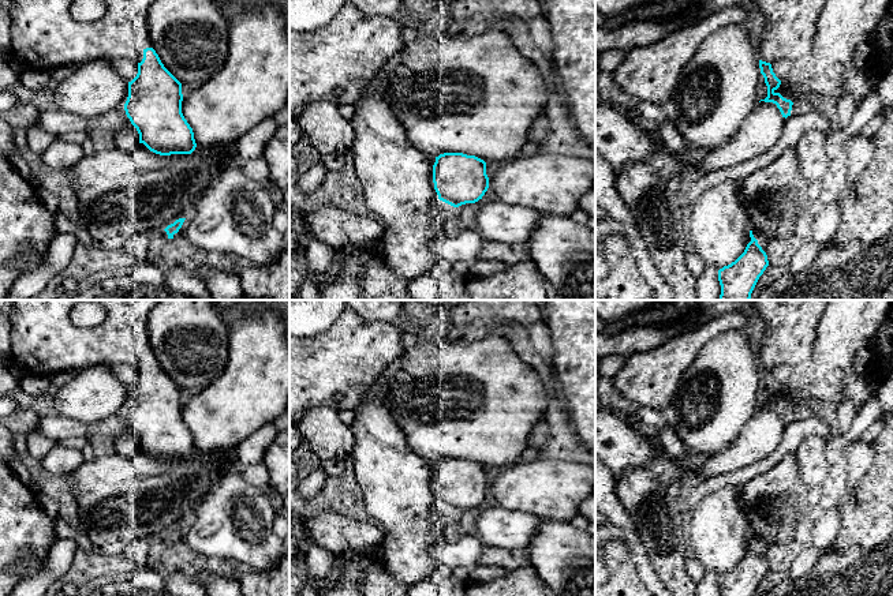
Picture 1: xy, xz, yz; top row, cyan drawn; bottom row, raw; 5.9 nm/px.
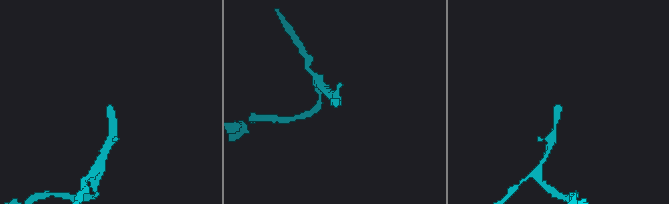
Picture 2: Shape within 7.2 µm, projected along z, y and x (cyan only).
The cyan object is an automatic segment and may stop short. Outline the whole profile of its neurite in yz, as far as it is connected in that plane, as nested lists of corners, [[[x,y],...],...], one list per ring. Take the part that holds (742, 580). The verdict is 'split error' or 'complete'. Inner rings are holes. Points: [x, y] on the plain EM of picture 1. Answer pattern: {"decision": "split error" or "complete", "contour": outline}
{"decision": "complete", "contour": [[[752,536],[744,558],[731,570],[718,576],[721,596],[754,596],[759,582],[769,571],[767,561],[758,550]]]}

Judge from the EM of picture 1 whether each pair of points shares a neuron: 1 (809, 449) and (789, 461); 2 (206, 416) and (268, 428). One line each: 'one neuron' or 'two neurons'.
1: two neurons
2: two neurons

